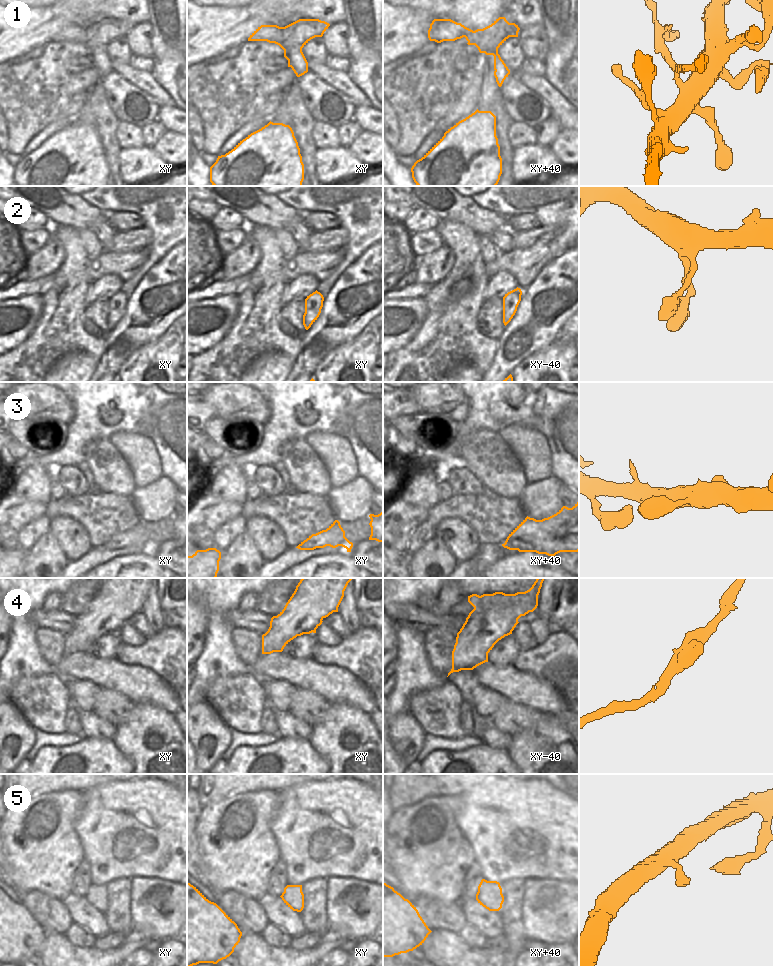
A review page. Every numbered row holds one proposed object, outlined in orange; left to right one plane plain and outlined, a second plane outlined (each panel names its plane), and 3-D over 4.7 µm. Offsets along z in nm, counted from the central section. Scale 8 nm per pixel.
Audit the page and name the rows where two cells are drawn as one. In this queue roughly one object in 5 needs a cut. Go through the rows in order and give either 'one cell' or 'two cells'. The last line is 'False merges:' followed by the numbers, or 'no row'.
1: two cells
2: one cell
3: one cell
4: one cell
5: one cell
False merges: 1

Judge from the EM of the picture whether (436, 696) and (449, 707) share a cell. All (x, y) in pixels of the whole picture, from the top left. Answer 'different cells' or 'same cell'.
same cell

